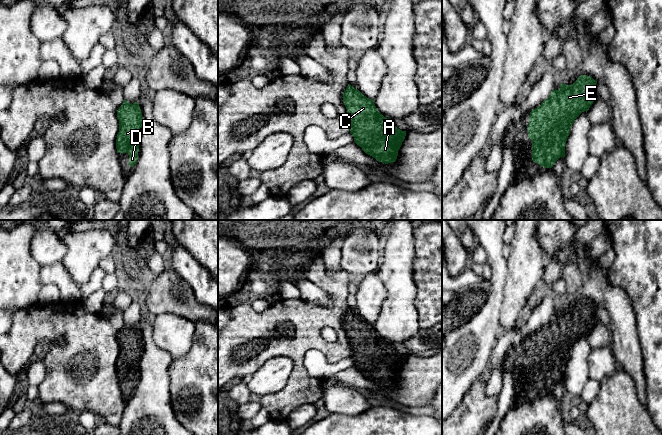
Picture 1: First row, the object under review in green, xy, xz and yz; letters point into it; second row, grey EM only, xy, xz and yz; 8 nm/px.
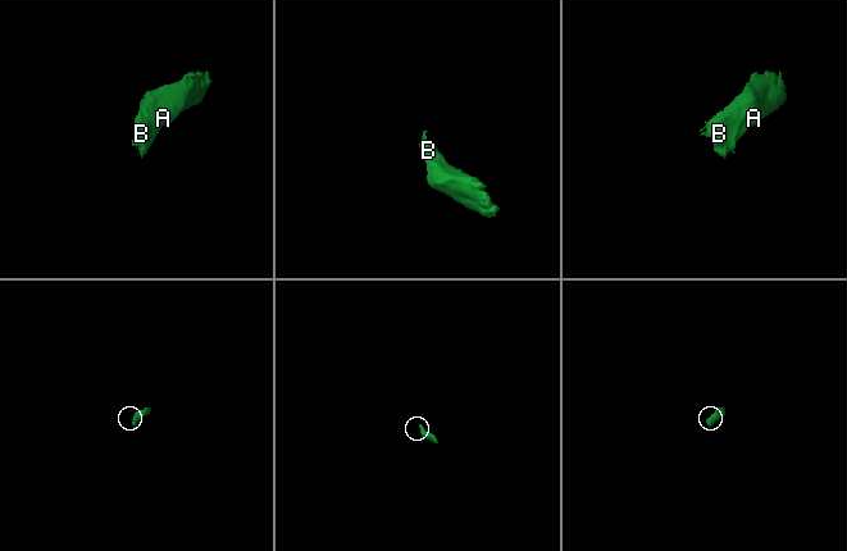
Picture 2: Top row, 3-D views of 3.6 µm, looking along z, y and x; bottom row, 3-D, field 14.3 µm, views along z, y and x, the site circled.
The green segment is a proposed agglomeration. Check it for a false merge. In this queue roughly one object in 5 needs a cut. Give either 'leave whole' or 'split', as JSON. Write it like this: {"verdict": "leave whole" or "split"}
{"verdict": "leave whole"}

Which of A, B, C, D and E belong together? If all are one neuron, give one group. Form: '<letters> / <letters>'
A B C D E

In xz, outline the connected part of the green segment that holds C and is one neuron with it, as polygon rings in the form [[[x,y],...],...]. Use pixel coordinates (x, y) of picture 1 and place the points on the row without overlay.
[[[350,308],[343,316],[342,322],[354,366],[378,386],[395,386],[406,355],[398,353],[391,343],[378,335],[374,324],[364,320]]]

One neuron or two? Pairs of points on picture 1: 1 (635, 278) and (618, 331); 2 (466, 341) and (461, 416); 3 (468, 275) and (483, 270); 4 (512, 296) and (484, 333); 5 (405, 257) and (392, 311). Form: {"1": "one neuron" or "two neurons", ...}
{"1": "two neurons", "2": "two neurons", "3": "two neurons", "4": "two neurons", "5": "one neuron"}

